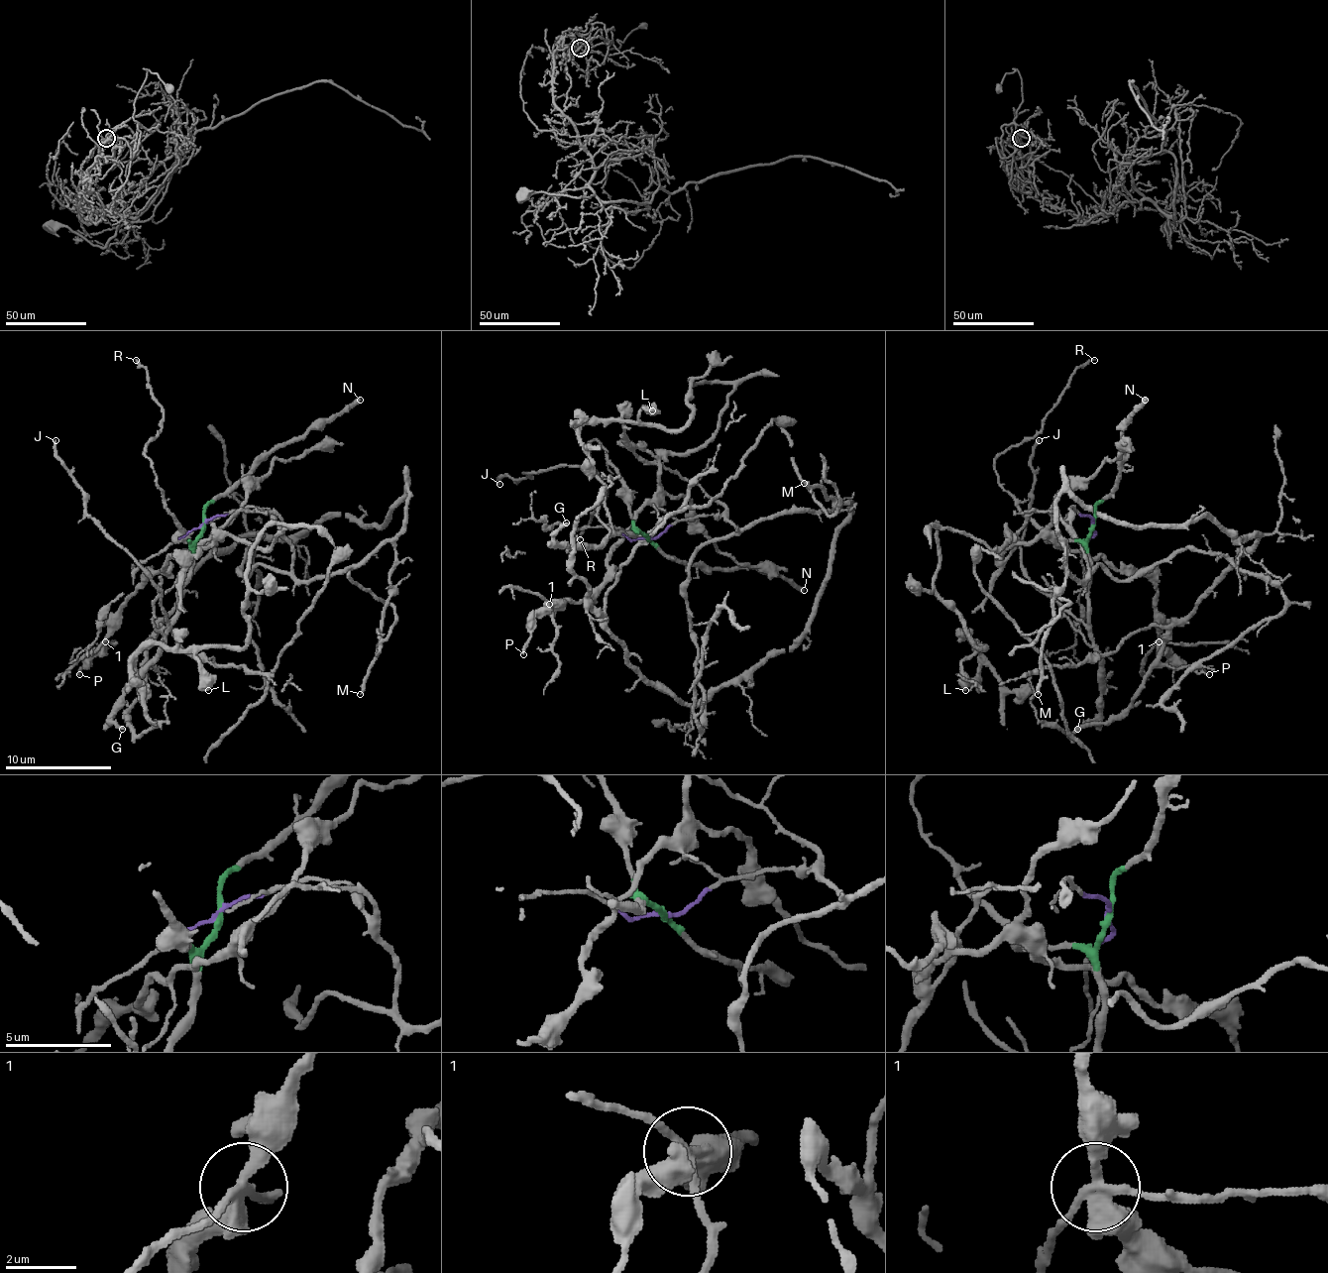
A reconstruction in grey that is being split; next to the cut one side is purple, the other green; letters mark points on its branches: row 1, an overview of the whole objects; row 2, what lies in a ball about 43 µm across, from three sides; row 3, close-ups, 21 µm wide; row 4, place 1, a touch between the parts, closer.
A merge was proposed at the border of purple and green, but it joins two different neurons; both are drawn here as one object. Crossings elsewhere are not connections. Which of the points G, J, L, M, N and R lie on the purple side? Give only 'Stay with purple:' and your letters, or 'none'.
Stay with purple: L, M

